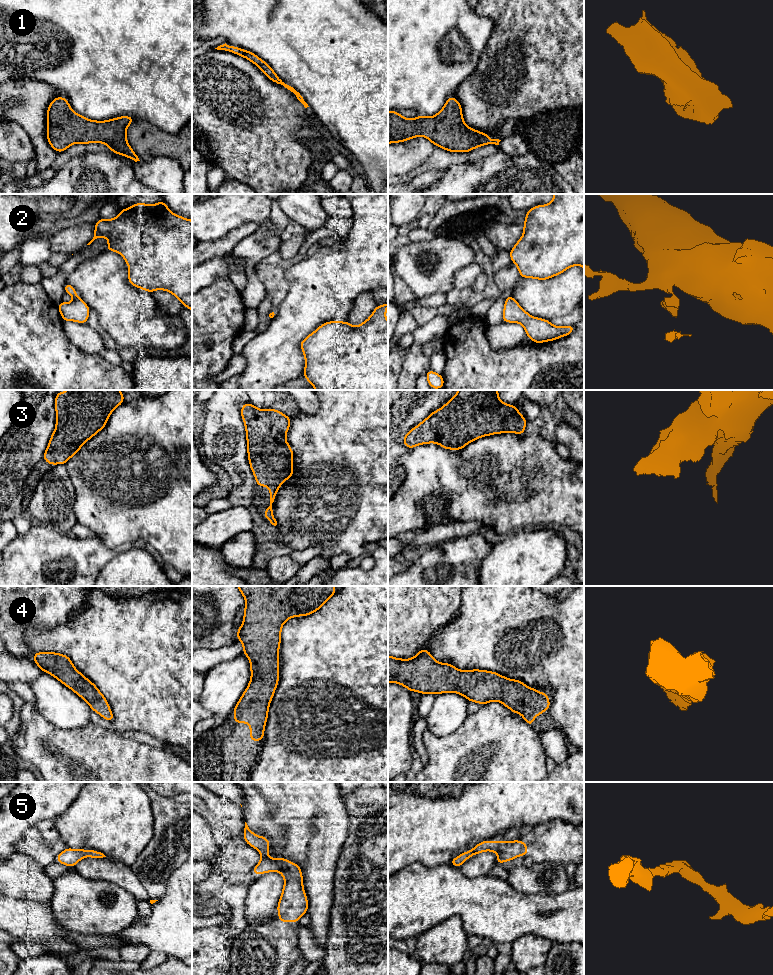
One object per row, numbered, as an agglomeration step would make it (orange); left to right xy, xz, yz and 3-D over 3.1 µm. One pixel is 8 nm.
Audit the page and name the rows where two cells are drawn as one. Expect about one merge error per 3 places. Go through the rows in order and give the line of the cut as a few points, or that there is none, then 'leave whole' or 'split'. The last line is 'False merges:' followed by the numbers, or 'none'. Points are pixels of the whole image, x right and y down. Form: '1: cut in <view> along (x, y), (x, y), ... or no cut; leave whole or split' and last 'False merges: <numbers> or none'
1: no cut; leave whole
2: cut in xy along (77, 295), (75, 297); split
3: no cut; leave whole
4: no cut; leave whole
5: no cut; leave whole
False merges: 2

